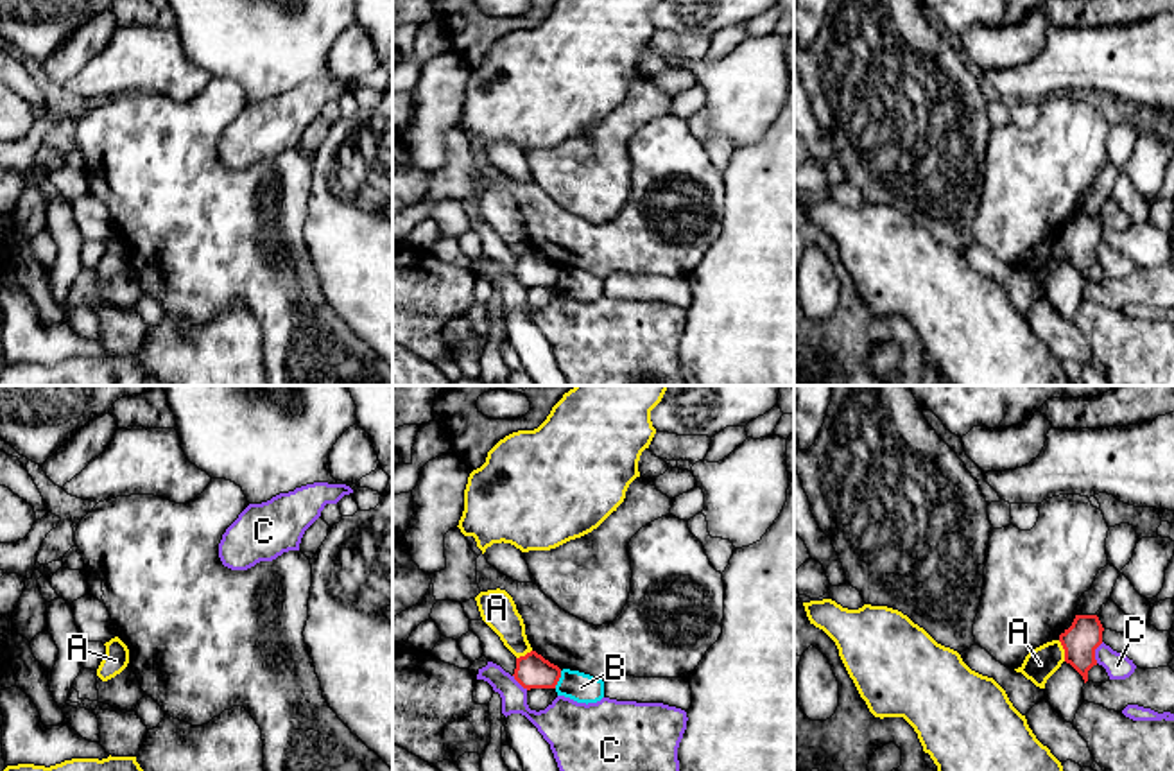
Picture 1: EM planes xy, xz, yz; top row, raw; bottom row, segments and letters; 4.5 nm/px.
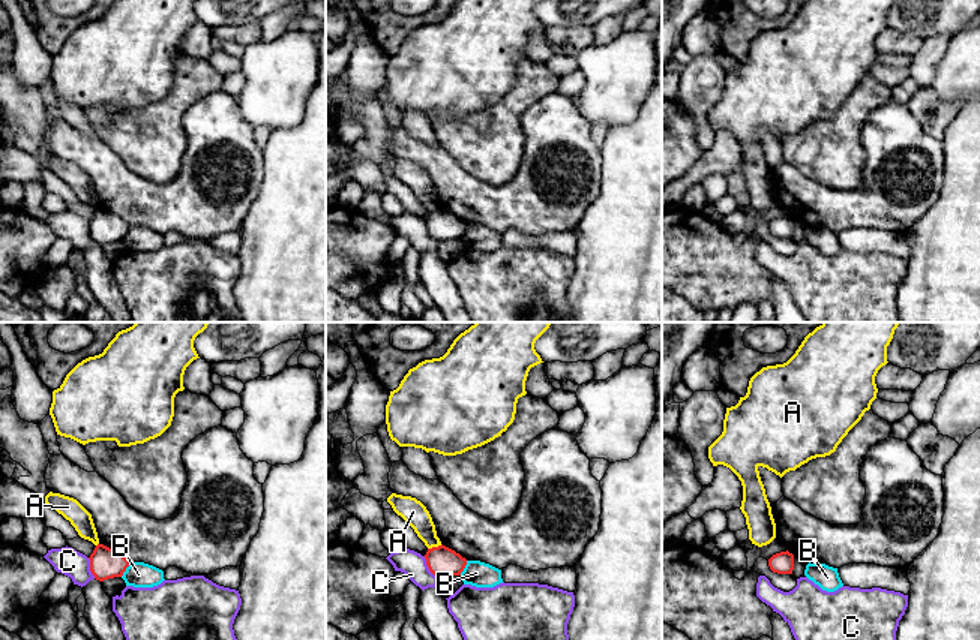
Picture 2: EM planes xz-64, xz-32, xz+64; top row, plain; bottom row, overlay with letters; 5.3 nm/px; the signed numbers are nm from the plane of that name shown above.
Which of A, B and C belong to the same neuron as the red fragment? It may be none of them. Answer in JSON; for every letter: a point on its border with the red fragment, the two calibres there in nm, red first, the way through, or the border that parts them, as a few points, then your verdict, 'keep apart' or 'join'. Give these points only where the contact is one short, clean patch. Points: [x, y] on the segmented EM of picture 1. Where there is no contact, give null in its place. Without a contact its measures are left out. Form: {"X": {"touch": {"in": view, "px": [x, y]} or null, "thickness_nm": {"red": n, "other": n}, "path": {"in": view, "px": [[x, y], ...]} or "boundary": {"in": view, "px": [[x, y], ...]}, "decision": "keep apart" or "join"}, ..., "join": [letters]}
{"A": {"touch": {"in": "yz", "px": [1065, 651]}, "thickness_nm": {"red": 160, "other": 140}, "boundary": {"in": "yz", "px": [[1058, 641], [1065, 660]]}, "decision": "keep apart"}, "B": {"touch": {"in": "xz", "px": [558, 680]}, "thickness_nm": {"red": 160, "other": 130}, "decision": "keep apart"}, "C": {"touch": {"in": "yz", "px": [1094, 653]}, "thickness_nm": {"red": 160, "other": 120}, "decision": "keep apart"}, "join": []}

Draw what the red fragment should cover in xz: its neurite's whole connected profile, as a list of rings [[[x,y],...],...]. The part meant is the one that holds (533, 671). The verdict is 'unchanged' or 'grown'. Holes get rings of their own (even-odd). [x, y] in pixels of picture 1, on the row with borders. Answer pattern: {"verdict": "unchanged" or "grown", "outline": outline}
{"verdict": "unchanged", "outline": [[[536,651],[516,658],[514,680],[527,690],[531,689],[556,689],[561,669],[545,660]]]}

